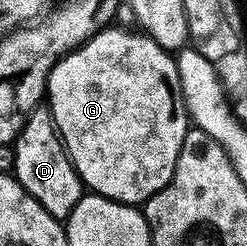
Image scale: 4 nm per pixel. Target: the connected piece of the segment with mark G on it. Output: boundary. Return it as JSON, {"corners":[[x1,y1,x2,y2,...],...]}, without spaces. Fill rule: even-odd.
{"corners":[[107,26,102,31,95,32,89,40,84,41,83,44,79,44,77,48,71,49,61,60,54,63,54,69,50,71,50,76,46,80,45,99,48,101,48,107,54,119,58,137,62,139,62,144,66,148,68,158,72,162,76,174,81,178,83,185,93,195,112,198,121,204,142,206,145,205,147,200,152,198,152,194,156,194,160,190,164,190,164,186,168,186,168,182,176,170,176,158,180,158,180,146,184,146,184,134,188,127,186,99,182,96,177,59,167,49,161,48,145,32,141,30,125,32,122,28,114,27]]}

